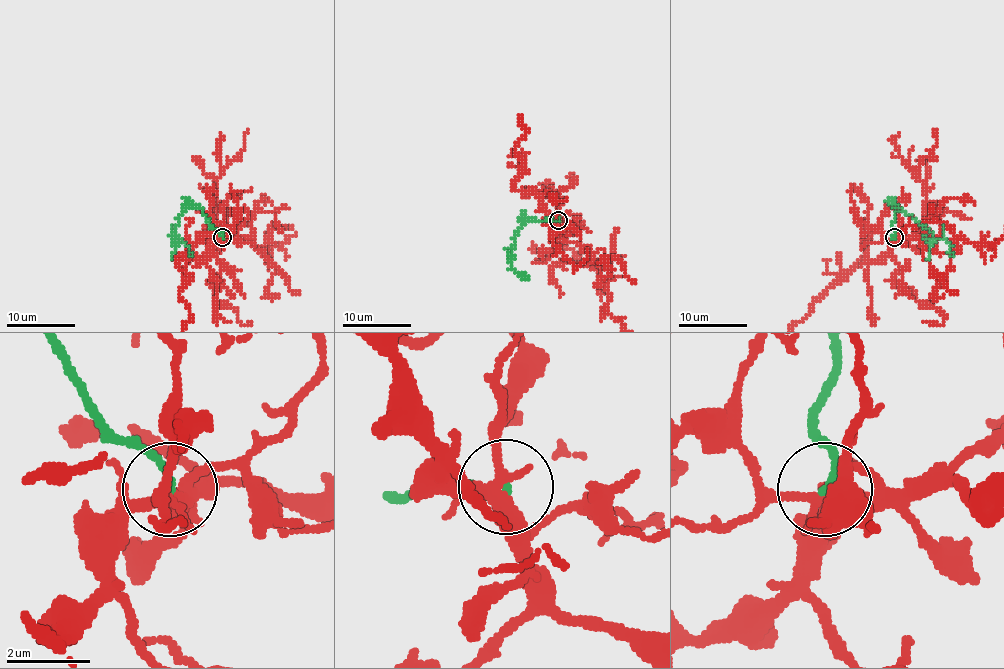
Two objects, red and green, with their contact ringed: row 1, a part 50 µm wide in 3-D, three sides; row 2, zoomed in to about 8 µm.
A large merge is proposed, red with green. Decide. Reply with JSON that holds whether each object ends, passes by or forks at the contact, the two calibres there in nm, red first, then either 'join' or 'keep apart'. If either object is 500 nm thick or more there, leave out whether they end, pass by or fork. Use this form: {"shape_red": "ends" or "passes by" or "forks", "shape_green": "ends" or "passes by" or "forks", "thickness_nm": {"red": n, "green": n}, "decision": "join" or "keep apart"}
{"shape_red": "forks", "shape_green": "ends", "thickness_nm": {"red": 280, "green": 170}, "decision": "join"}

